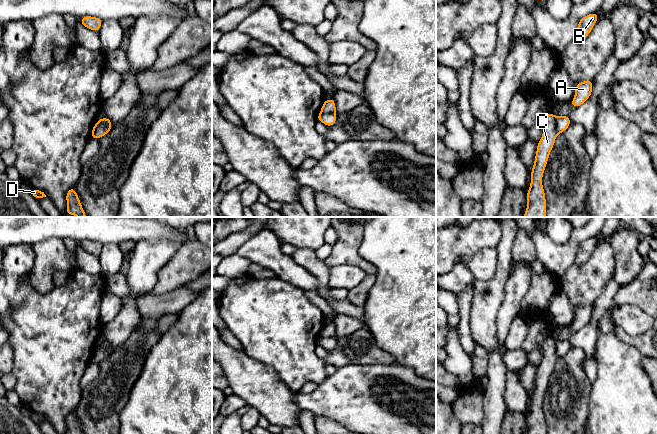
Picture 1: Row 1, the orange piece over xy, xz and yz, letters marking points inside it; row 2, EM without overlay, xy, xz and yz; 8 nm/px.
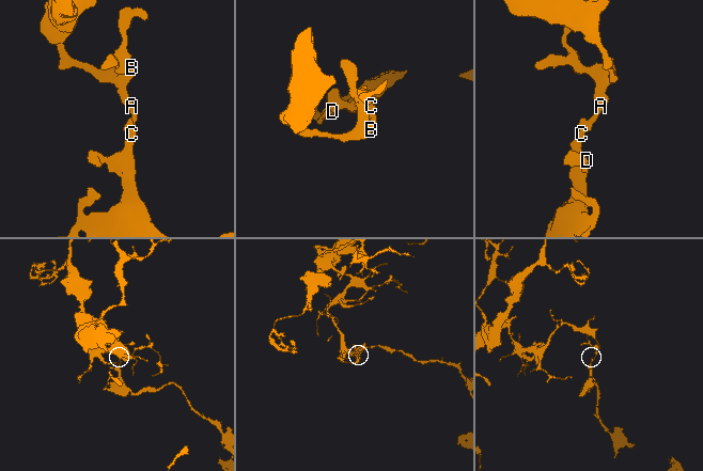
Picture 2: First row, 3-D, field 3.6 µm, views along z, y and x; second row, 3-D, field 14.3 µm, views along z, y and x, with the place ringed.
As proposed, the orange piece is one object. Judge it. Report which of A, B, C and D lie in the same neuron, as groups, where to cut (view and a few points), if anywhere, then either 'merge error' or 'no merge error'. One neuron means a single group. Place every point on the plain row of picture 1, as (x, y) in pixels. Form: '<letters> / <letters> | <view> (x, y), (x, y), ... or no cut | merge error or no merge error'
A B / C D | yz (556, 341), (557, 357) | merge error

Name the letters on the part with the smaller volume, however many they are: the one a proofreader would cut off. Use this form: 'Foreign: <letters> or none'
Foreign: C, D

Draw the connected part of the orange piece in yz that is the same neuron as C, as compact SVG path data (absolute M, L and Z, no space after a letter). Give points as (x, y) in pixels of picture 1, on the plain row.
M548 336L541 349L543 359L538 366L534 390L531 394L531 407L526 419L528 425L526 434L546 434L542 401L557 360L557 340Z

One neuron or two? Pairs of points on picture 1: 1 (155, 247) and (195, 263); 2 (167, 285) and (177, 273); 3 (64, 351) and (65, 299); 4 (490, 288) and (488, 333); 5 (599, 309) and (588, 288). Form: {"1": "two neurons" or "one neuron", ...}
{"1": "two neurons", "2": "one neuron", "3": "one neuron", "4": "one neuron", "5": "two neurons"}

